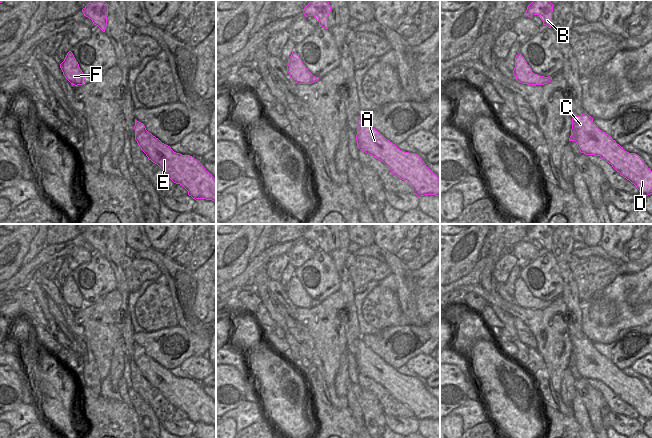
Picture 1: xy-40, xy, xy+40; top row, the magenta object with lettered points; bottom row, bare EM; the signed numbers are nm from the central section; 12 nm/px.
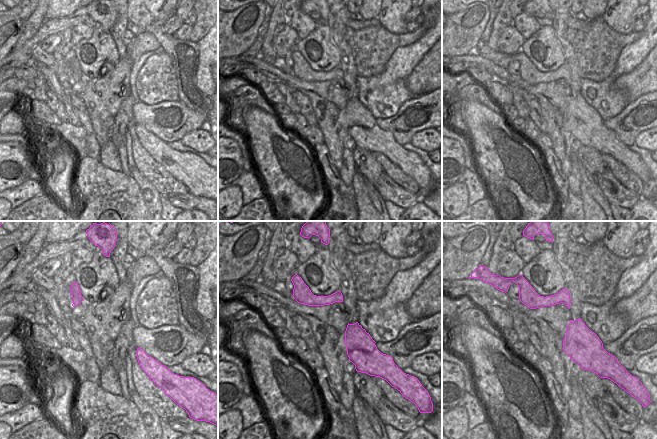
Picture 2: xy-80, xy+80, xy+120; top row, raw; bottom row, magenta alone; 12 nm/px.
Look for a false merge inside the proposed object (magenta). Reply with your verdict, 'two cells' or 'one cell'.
one cell

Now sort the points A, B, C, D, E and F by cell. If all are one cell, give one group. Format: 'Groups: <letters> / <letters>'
Groups: A B C D E F.

